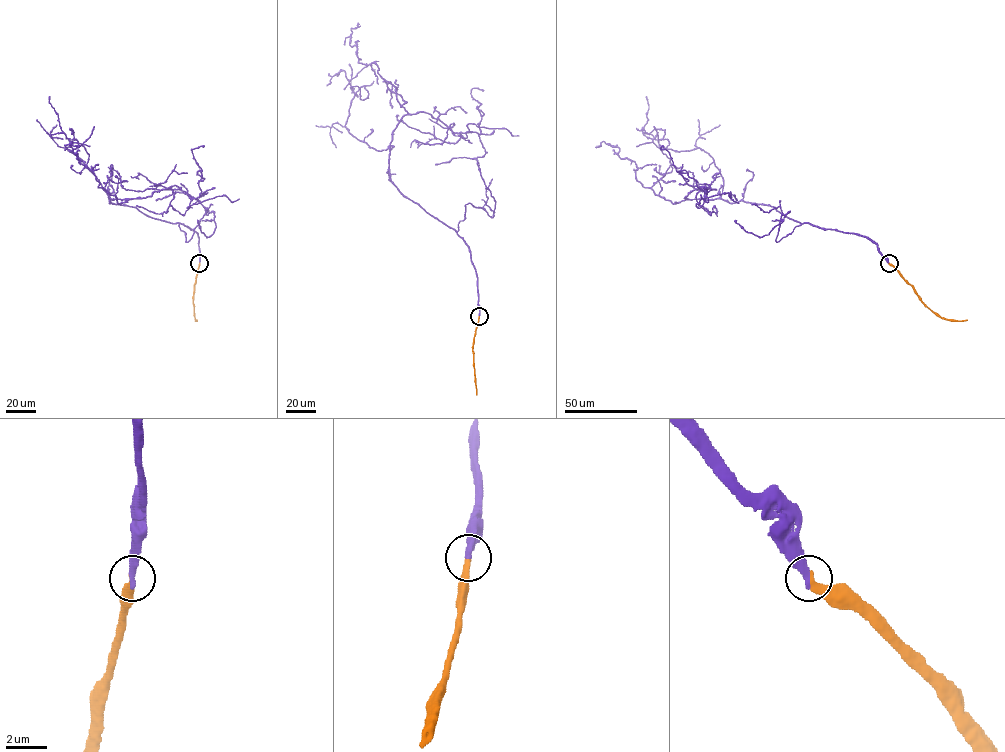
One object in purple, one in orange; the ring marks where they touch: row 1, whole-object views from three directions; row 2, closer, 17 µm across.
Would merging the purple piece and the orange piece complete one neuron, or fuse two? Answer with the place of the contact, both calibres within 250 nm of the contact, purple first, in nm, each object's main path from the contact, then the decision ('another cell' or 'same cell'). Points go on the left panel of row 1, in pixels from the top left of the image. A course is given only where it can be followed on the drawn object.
at (199, 263); 360 nm thick on the purple side, 360 nm on the other; purple runs (199, 263), (196, 232), (109, 201), (145, 198), (175, 185), (196, 198), (202, 176), (191, 149), (204, 146); orange runs (199, 263), (193, 300), (197, 320); same cell

